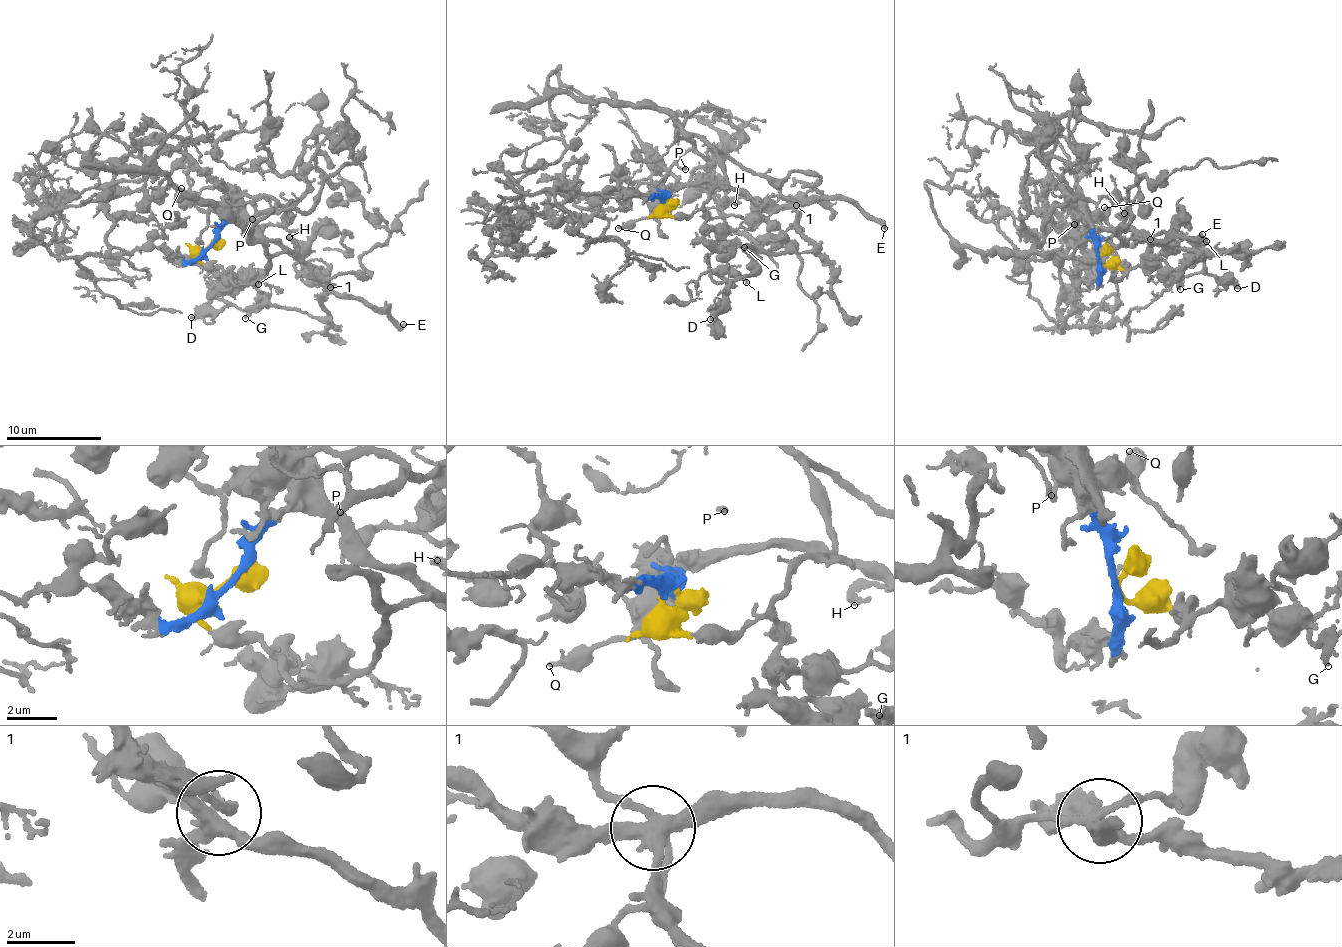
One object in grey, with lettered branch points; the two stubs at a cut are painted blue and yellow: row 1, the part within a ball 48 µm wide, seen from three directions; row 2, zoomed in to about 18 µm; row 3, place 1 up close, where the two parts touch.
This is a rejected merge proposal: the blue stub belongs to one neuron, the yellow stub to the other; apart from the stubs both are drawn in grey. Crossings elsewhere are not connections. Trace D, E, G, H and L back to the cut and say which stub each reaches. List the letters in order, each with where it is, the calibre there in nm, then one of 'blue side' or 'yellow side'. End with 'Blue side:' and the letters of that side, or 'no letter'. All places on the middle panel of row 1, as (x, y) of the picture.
D: place (710, 319); calibre 360 nm; yellow side
E: place (884, 228); calibre 400 nm; blue side
G: place (744, 247); calibre 280 nm; blue side
H: place (734, 205); calibre 320 nm; blue side
L: place (746, 282); calibre 130 nm; yellow side
Blue side: E, G, H

